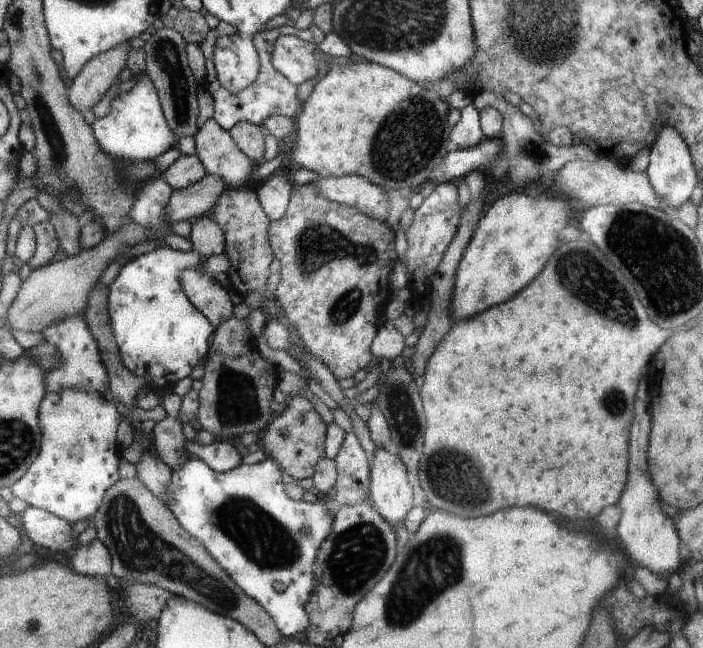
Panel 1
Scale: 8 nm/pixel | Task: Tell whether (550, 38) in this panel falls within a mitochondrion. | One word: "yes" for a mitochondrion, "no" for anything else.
yes

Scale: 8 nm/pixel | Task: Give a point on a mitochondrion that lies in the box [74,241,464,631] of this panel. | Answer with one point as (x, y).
(140, 552)

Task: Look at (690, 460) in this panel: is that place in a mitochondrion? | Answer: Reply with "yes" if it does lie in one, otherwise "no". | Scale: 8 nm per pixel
no

